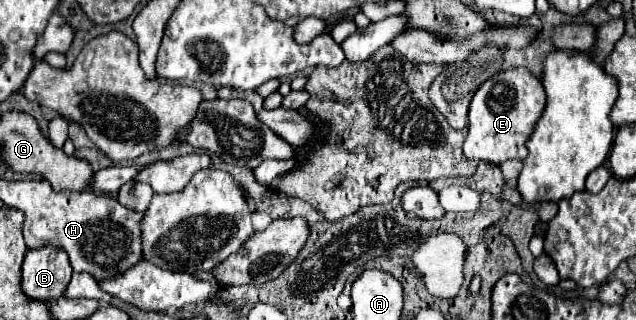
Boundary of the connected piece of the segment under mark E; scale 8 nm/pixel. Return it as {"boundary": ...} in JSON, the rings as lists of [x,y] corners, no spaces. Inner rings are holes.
{"boundary":[[[508,69],[490,77],[482,89],[474,93],[470,103],[470,125],[464,141],[464,155],[468,159],[484,159],[502,165],[508,159],[524,159],[528,155],[526,141],[532,135],[540,115],[546,107],[546,91],[538,77],[528,69]]]}

